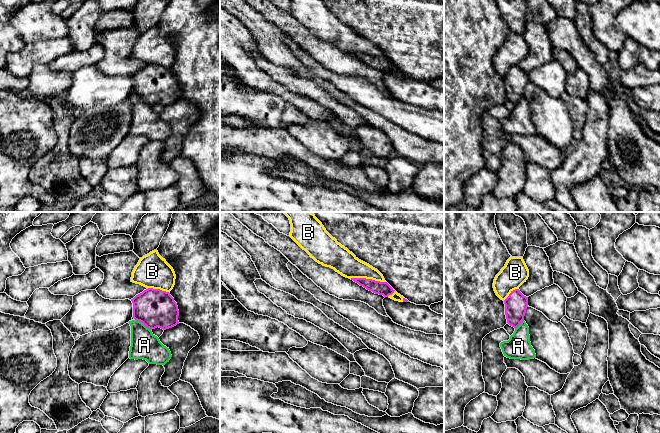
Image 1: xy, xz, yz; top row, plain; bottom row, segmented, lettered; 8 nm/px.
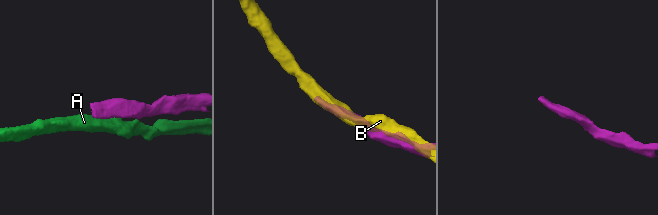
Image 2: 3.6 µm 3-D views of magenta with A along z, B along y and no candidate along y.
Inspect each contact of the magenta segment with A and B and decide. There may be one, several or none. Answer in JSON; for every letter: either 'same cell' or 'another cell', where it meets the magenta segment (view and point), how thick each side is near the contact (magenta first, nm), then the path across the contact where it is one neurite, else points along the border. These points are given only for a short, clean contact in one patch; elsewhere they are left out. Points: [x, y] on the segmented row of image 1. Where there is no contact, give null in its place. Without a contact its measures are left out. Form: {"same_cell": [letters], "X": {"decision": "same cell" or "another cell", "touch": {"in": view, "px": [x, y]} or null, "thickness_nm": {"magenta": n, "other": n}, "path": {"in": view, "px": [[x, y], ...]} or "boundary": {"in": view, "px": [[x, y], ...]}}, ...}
{"same_cell": [], "A": {"decision": "another cell", "touch": {"in": "xy", "px": [143, 323]}, "thickness_nm": {"magenta": 300, "other": 220}}, "B": {"decision": "another cell", "touch": {"in": "xz", "px": [368, 279]}, "thickness_nm": {"magenta": 110, "other": 200}}}

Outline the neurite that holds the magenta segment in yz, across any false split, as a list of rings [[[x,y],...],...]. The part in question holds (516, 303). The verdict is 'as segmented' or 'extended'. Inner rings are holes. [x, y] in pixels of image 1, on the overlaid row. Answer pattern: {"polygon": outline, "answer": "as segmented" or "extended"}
{"polygon": [[[519,289],[511,291],[504,300],[507,323],[517,328],[522,321],[528,307],[528,297],[524,296]]], "answer": "as segmented"}

